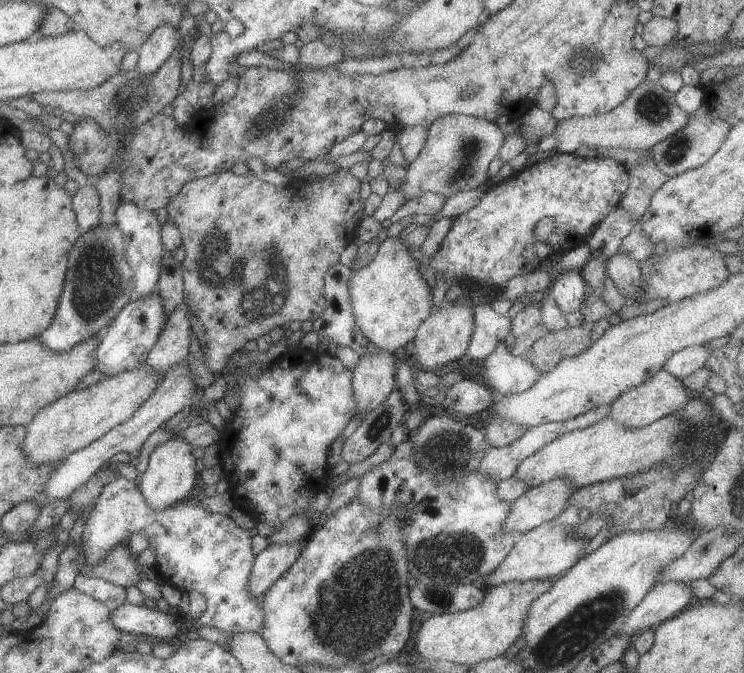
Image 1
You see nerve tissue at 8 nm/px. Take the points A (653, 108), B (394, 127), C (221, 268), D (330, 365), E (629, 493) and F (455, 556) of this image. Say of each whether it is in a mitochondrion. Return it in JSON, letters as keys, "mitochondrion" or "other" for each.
{"A":"mitochondrion","B":"other","C":"mitochondrion","D":"other","E":"other","F":"mitochondrion"}

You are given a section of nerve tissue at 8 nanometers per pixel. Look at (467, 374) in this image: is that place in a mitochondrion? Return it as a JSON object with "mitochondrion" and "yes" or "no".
{"mitochondrion":"no"}

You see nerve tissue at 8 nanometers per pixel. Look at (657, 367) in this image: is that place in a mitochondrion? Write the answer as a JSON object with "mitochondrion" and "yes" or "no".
{"mitochondrion":"no"}

